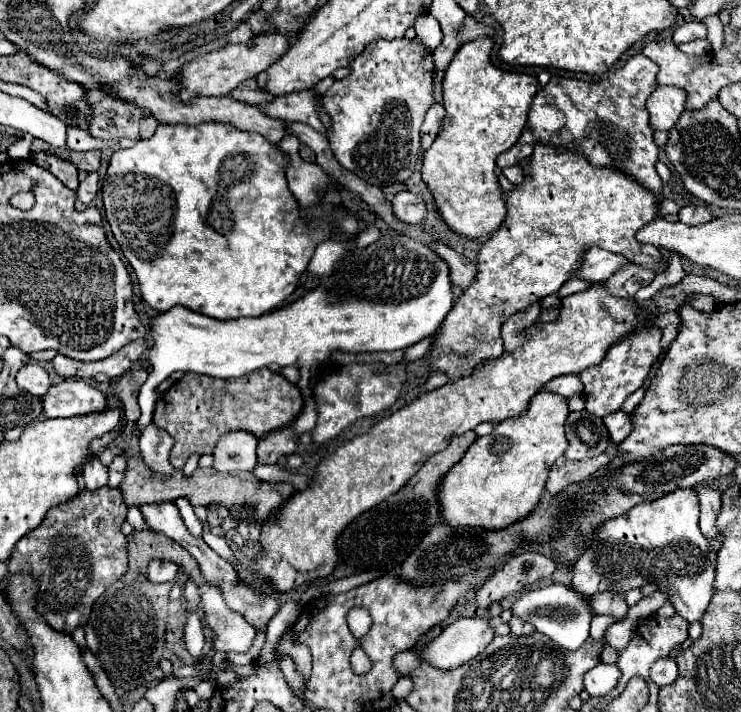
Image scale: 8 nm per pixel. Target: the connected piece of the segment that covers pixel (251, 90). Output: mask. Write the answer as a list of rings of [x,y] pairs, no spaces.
[[[248,79],[244,83],[240,83],[232,93],[230,93],[232,99],[236,101],[244,101],[244,103],[250,103],[250,105],[266,105],[272,95],[268,93],[260,93],[258,85],[256,85],[256,79]]]

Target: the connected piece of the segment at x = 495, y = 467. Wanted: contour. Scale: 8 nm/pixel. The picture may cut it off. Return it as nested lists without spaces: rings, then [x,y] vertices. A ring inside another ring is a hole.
[[[540,391],[532,397],[524,417],[502,421],[492,435],[478,437],[440,483],[438,497],[444,521],[460,529],[504,529],[530,515],[540,503],[550,467],[568,449],[564,433],[568,415],[568,401],[562,395]]]

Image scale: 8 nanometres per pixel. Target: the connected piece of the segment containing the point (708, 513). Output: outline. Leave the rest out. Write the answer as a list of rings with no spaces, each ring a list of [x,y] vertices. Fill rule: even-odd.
[[[700,485],[696,489],[696,495],[700,501],[700,531],[704,533],[704,537],[712,539],[718,533],[714,521],[720,511],[720,493],[708,485]]]

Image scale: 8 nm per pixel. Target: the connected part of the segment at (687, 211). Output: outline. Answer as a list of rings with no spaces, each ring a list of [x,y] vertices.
[[[704,205],[682,207],[678,217],[680,217],[680,223],[684,223],[684,225],[704,225],[704,223],[714,219],[710,207],[704,207]]]

